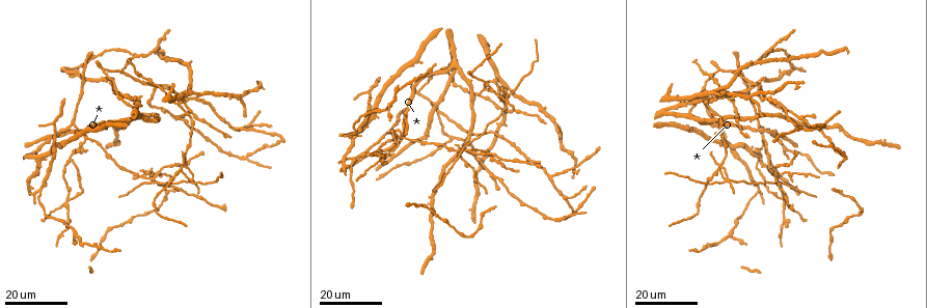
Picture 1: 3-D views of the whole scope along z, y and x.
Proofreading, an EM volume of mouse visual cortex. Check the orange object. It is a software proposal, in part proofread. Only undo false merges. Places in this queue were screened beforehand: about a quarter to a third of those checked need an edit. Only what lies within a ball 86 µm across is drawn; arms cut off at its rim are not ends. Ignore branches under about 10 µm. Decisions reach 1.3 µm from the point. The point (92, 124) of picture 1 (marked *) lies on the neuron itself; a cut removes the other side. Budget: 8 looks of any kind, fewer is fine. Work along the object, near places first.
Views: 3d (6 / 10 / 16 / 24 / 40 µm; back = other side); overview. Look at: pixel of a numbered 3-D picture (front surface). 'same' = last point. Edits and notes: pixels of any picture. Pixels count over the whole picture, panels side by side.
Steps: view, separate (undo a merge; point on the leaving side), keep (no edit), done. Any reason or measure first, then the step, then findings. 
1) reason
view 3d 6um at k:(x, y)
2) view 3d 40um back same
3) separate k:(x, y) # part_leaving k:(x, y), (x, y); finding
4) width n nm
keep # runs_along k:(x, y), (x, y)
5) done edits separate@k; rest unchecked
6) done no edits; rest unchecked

view 3d 16um at 1:(458, 149)

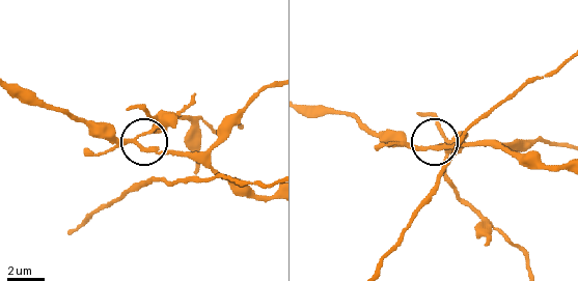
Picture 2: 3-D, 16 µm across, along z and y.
view 3d 10um at 2:(134, 142)

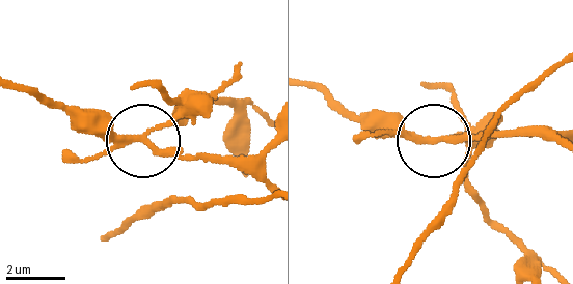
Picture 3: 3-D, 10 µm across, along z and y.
arms 3
separate 3:(167, 124) # a second neuron is stuck on

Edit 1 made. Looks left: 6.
view overview

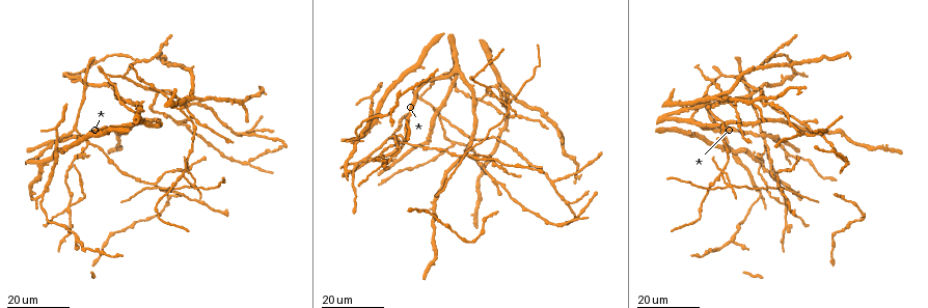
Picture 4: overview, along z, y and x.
four or more arms meet
view 3d 16um at 4:(785, 206)

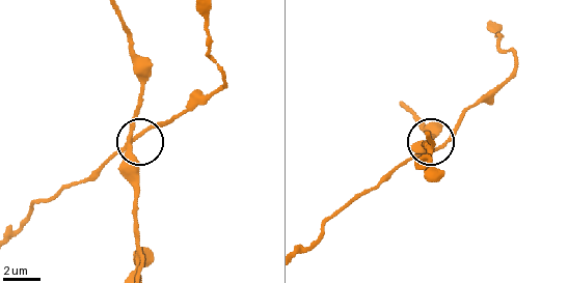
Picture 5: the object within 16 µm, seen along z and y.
view 3d 6um at 5:(139, 135)

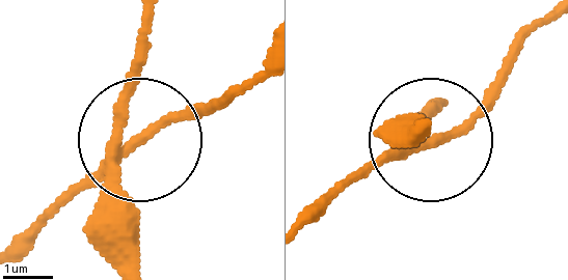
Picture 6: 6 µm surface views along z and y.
side_arm 17 um
separate 6:(169, 118) # part_leaving 6:(120, 161), (265, 78); a second neuron is stuck on

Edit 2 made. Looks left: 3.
view overview

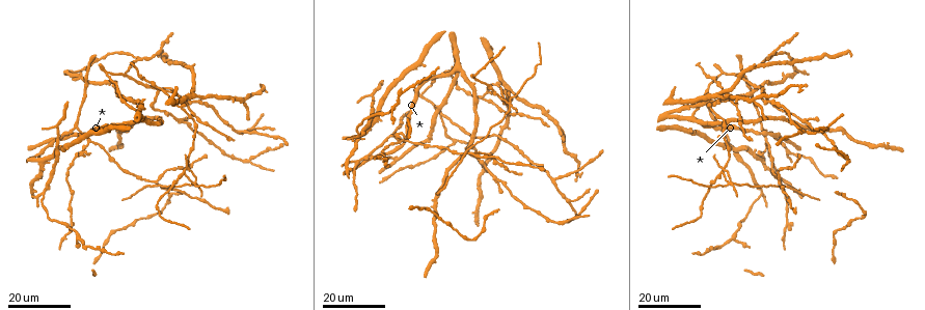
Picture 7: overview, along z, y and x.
view 3d 24um at 7:(166, 90)

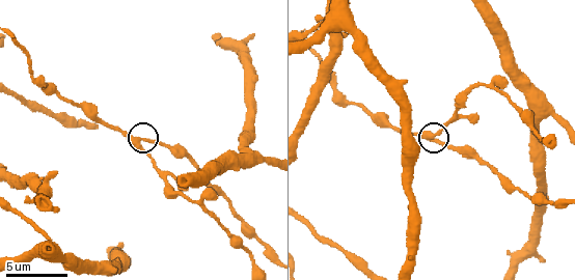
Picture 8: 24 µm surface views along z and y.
view 3d 6um at 8:(432, 141)

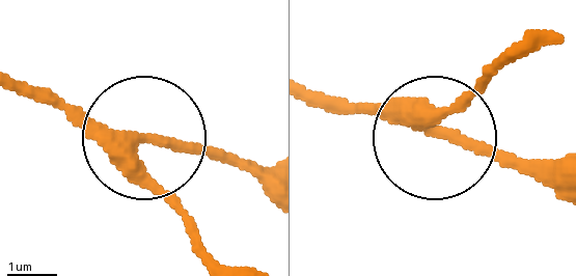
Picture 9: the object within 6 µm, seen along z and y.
arms 4
keep # all the same neuron

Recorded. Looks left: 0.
done edits separate@3, separate@6; rest unchecked

